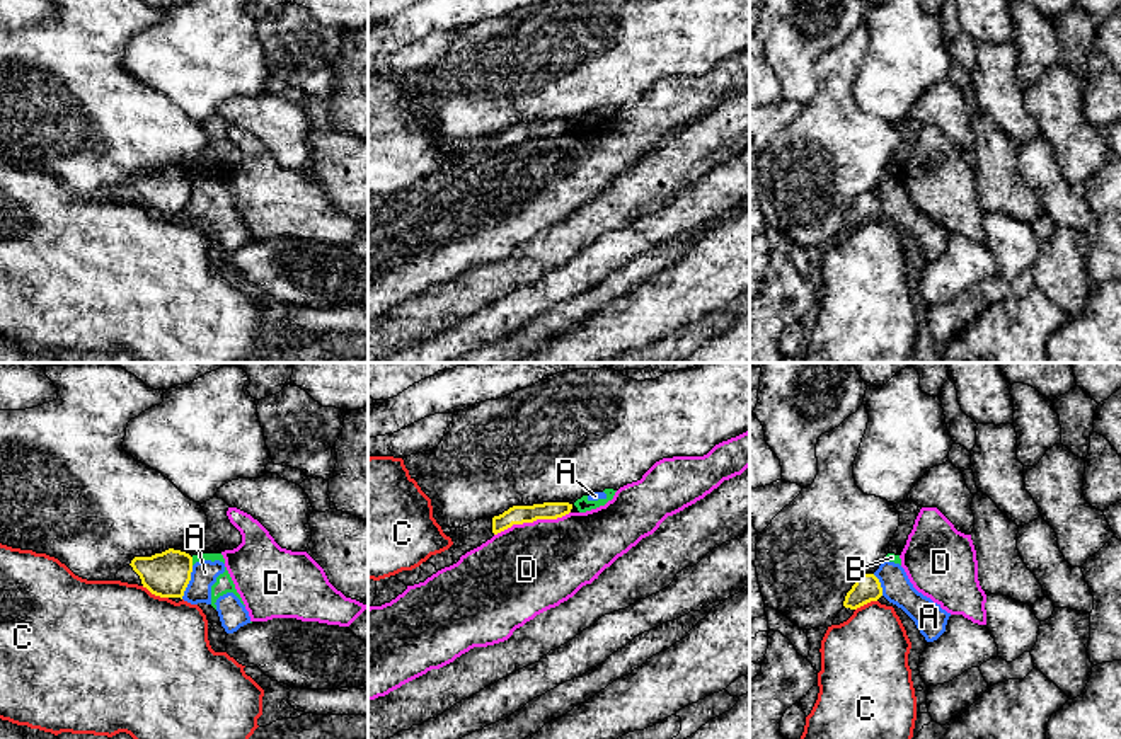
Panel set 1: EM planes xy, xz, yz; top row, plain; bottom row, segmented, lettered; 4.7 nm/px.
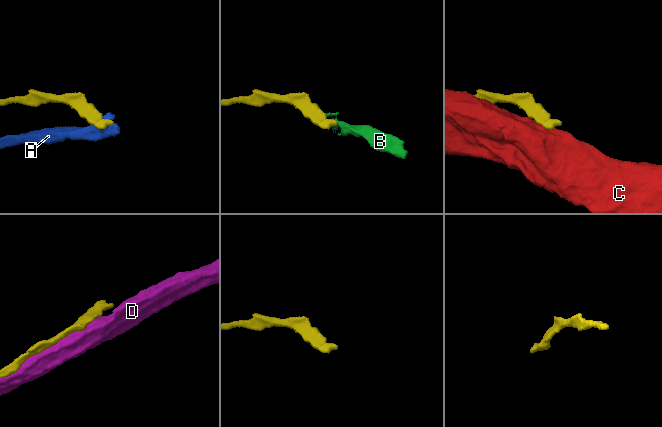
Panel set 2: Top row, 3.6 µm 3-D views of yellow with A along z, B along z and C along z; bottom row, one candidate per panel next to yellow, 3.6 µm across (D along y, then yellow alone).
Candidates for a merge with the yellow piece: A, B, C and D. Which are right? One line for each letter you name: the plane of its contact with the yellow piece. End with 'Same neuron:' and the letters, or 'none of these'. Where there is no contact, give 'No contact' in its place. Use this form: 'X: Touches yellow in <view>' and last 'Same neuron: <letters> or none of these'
Same neuron: none of these

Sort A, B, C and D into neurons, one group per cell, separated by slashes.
A B / C / D

